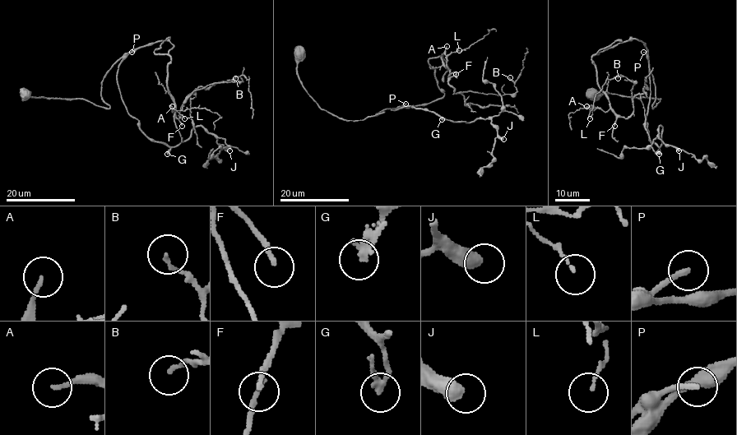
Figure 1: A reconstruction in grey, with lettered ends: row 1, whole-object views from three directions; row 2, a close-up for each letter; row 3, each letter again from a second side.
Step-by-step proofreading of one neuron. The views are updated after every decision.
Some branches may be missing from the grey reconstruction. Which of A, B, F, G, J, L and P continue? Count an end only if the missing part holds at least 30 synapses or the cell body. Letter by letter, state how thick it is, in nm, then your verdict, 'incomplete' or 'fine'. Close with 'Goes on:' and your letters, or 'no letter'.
A: calibre 120 nm; incomplete
B: calibre 130 nm; fine
F: calibre 170 nm; incomplete
G: calibre 200 nm; incomplete
J: calibre 500 nm; fine
L: calibre 90 nm; fine
P: calibre 200 nm; fine
Goes on: A, F, G

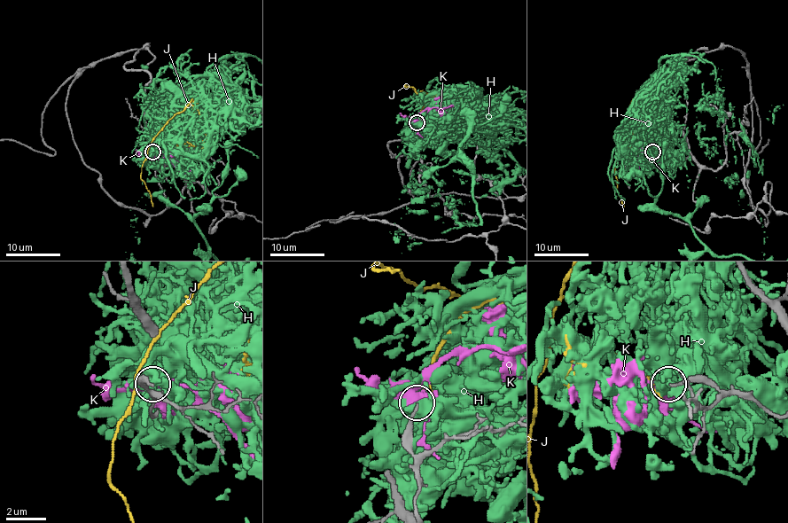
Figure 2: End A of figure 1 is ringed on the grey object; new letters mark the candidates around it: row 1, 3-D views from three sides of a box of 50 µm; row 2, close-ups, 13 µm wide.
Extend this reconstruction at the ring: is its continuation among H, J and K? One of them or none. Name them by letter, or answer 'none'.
J

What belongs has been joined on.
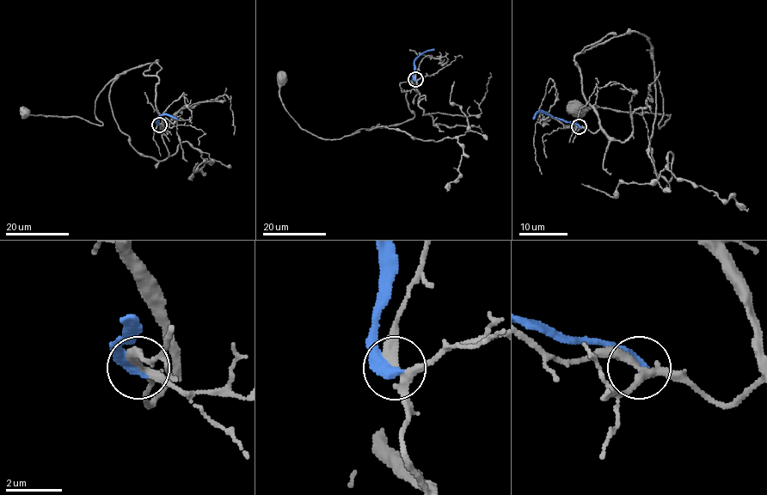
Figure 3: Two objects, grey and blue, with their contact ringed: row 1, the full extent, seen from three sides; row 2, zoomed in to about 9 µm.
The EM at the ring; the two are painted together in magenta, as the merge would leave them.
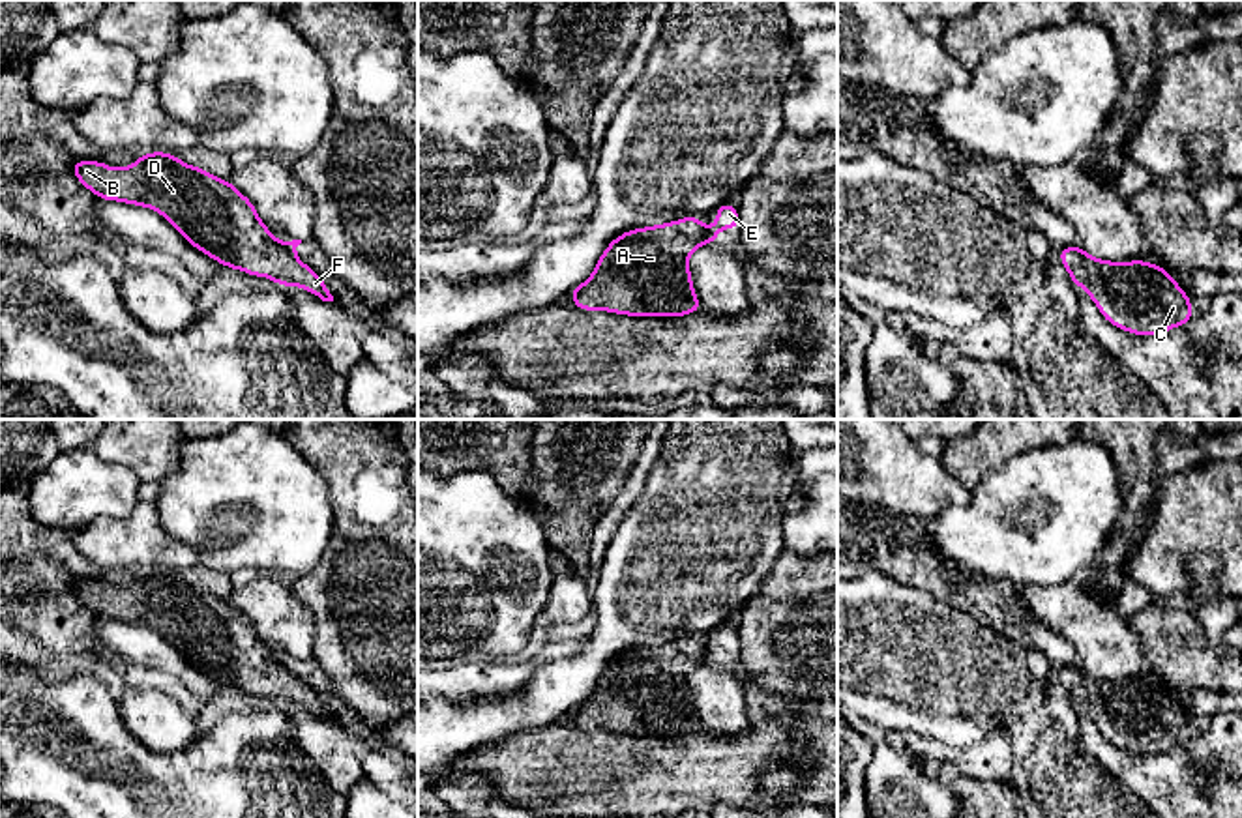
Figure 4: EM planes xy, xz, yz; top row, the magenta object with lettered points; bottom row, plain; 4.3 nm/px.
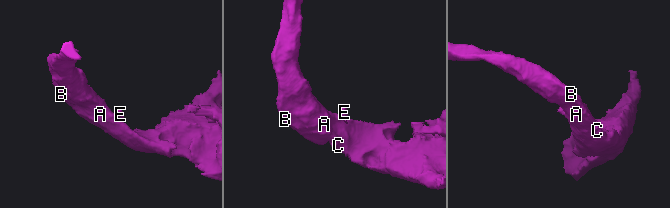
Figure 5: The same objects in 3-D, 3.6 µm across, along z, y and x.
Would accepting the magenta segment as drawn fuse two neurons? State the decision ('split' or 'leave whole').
split

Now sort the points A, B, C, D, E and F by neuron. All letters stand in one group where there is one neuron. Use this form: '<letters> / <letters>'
A B C D F / E

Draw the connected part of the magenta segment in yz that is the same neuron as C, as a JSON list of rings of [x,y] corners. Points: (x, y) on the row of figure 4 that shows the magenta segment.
[[[1081,247],[1058,251],[1075,286],[1083,286],[1102,316],[1133,335],[1158,335],[1193,318],[1190,294],[1160,264],[1100,260]]]

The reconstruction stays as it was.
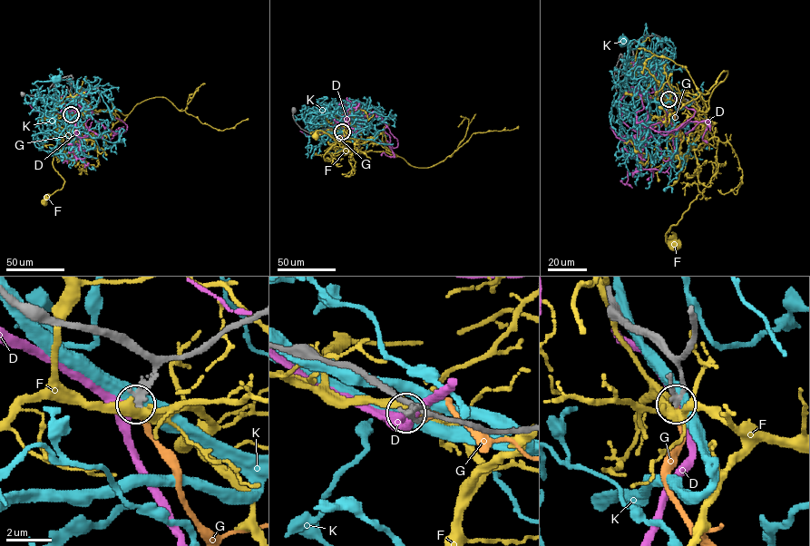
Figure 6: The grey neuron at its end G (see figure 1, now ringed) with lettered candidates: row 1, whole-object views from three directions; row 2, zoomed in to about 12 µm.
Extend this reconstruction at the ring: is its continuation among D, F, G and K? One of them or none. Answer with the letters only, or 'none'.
G

